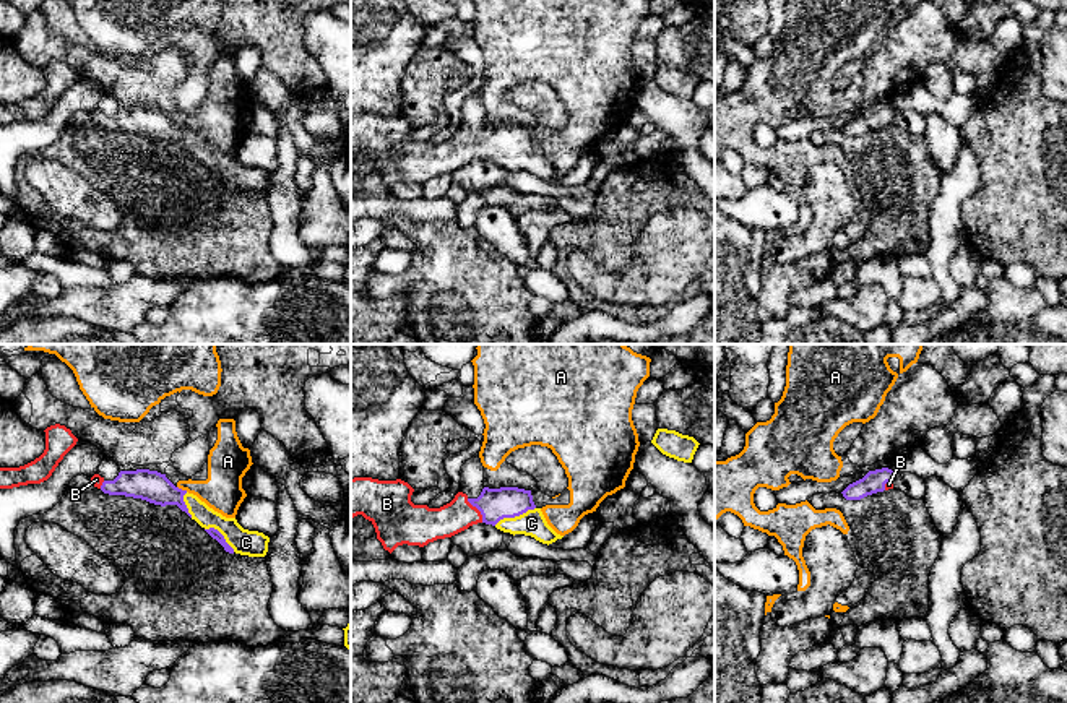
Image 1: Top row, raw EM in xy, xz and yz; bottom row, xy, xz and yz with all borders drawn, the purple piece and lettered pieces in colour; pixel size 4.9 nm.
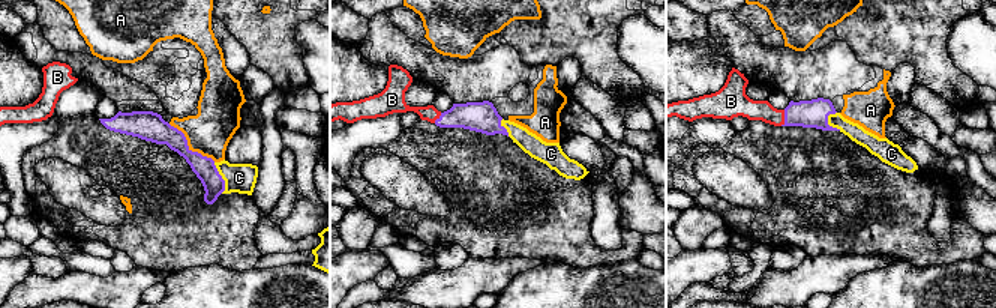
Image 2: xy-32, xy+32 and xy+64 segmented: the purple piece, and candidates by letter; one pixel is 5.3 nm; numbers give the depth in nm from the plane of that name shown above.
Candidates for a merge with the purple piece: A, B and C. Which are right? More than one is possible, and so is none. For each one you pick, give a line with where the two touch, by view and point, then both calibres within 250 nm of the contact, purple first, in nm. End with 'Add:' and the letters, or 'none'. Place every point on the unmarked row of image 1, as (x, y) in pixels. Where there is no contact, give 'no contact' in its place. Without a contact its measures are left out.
B: xz (478, 145) | 160/160 nm
C: xz (514, 153) | 160/130 nm
Add: B, C

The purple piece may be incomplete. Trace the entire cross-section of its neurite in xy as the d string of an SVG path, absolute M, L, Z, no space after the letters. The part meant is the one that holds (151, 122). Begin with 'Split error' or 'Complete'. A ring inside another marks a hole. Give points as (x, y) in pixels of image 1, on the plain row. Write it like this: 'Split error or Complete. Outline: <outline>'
Split error. Outline: M120 107L114 117L106 117L99 110L94 110L91 119L109 132L141 135L161 143L177 141L229 190L265 193L268 188L268 172L244 166L235 154L226 154L214 148L197 132L175 123L166 110L158 107Z

